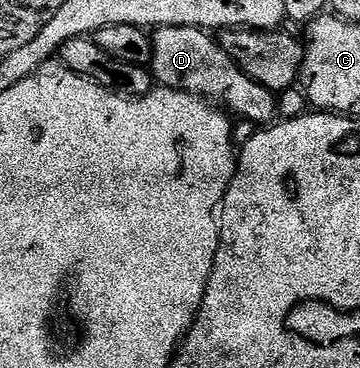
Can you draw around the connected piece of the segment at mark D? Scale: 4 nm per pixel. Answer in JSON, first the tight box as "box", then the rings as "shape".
{"box":[151,25,278,127],"shape":[[[163,25],[152,34],[152,39],[151,72],[158,86],[181,89],[196,97],[204,97],[206,101],[216,103],[228,111],[234,118],[254,121],[257,127],[272,122],[278,116],[278,98],[275,93],[249,78],[232,61],[212,32],[186,25]]]}

